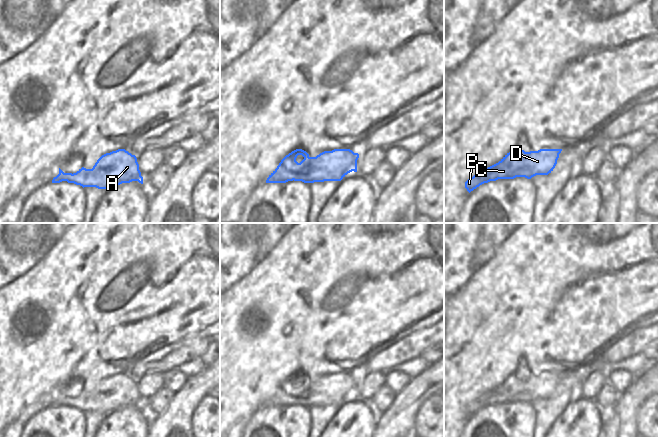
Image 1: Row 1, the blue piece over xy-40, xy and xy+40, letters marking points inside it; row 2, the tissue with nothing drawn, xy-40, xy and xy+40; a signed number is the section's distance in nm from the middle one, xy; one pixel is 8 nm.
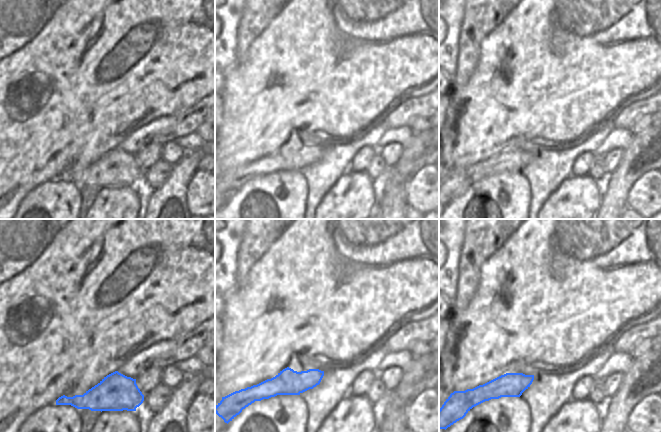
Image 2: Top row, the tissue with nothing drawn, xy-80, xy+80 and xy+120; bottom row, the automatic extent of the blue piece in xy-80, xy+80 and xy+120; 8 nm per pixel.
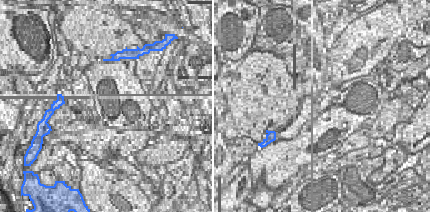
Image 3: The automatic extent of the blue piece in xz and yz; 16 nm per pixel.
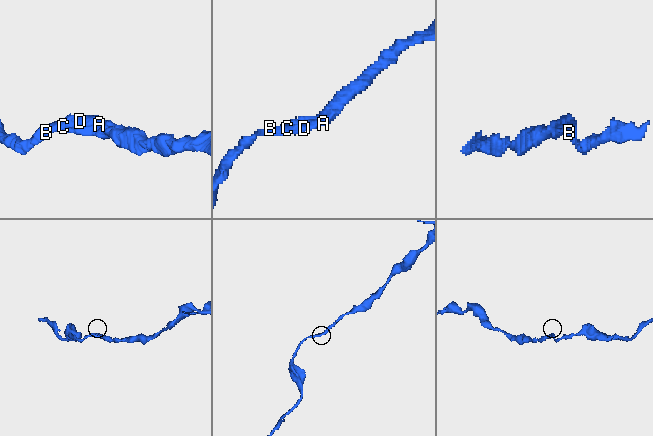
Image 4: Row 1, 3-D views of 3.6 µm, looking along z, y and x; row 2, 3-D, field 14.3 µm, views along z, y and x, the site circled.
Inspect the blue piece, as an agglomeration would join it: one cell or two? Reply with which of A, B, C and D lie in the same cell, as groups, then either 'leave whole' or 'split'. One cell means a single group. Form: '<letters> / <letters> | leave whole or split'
A B C D | leave whole

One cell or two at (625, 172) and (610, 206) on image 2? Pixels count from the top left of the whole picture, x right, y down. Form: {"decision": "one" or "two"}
{"decision": "one"}

